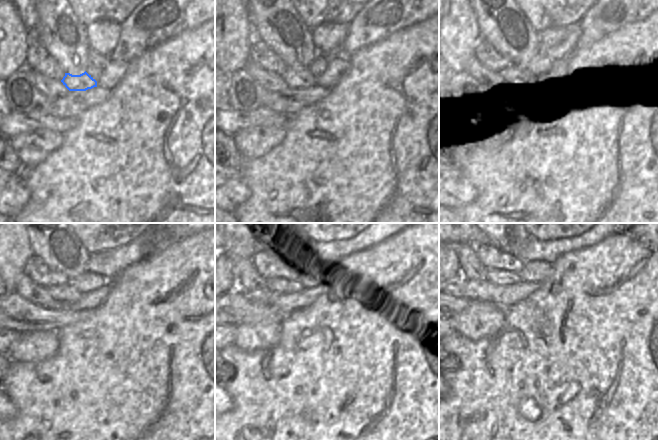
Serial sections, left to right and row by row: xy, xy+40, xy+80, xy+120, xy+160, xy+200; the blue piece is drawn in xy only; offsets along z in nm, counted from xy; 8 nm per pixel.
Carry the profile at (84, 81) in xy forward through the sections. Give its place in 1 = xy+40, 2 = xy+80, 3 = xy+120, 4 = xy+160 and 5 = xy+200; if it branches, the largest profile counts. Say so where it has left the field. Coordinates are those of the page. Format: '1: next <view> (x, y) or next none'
1: next xy+40 (294, 78)
2: next xy+80 (516, 73)
3: next xy+120 (66, 294)
4: next xy+160 (283, 285)
5: next xy+200 (498, 276)

